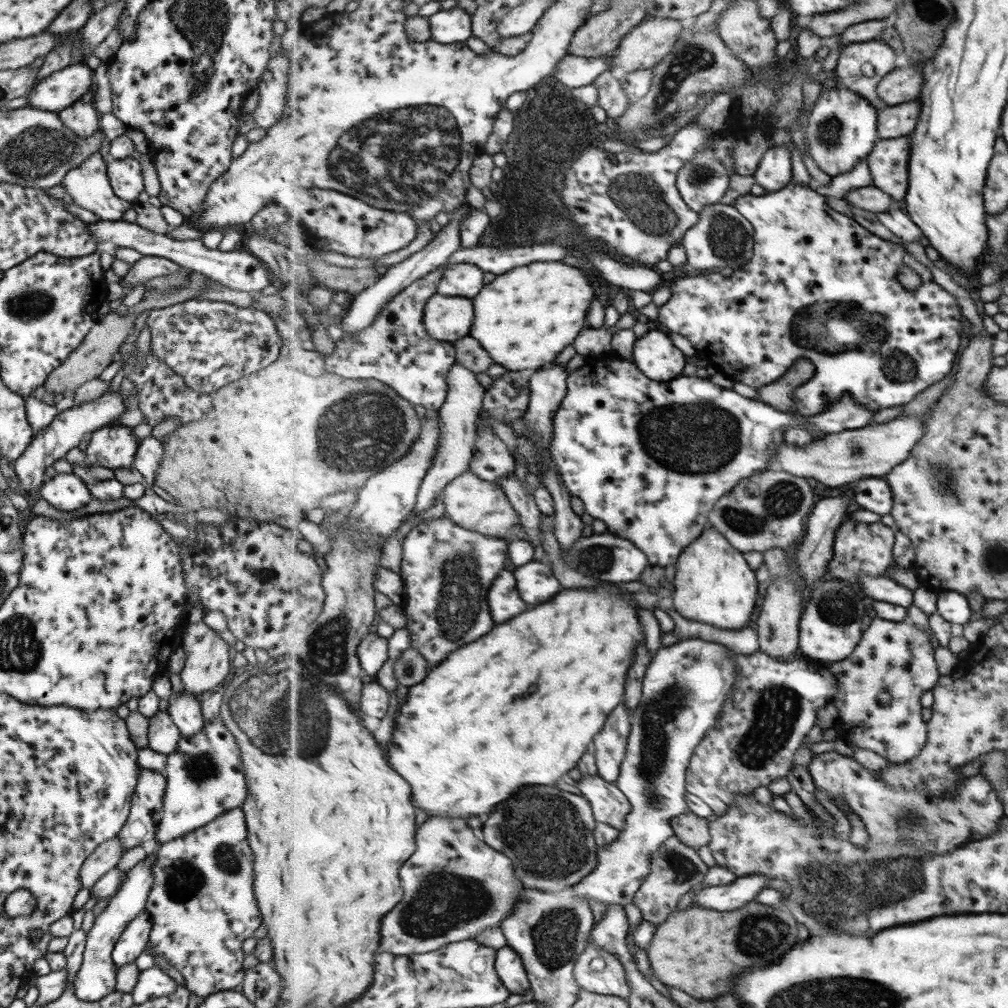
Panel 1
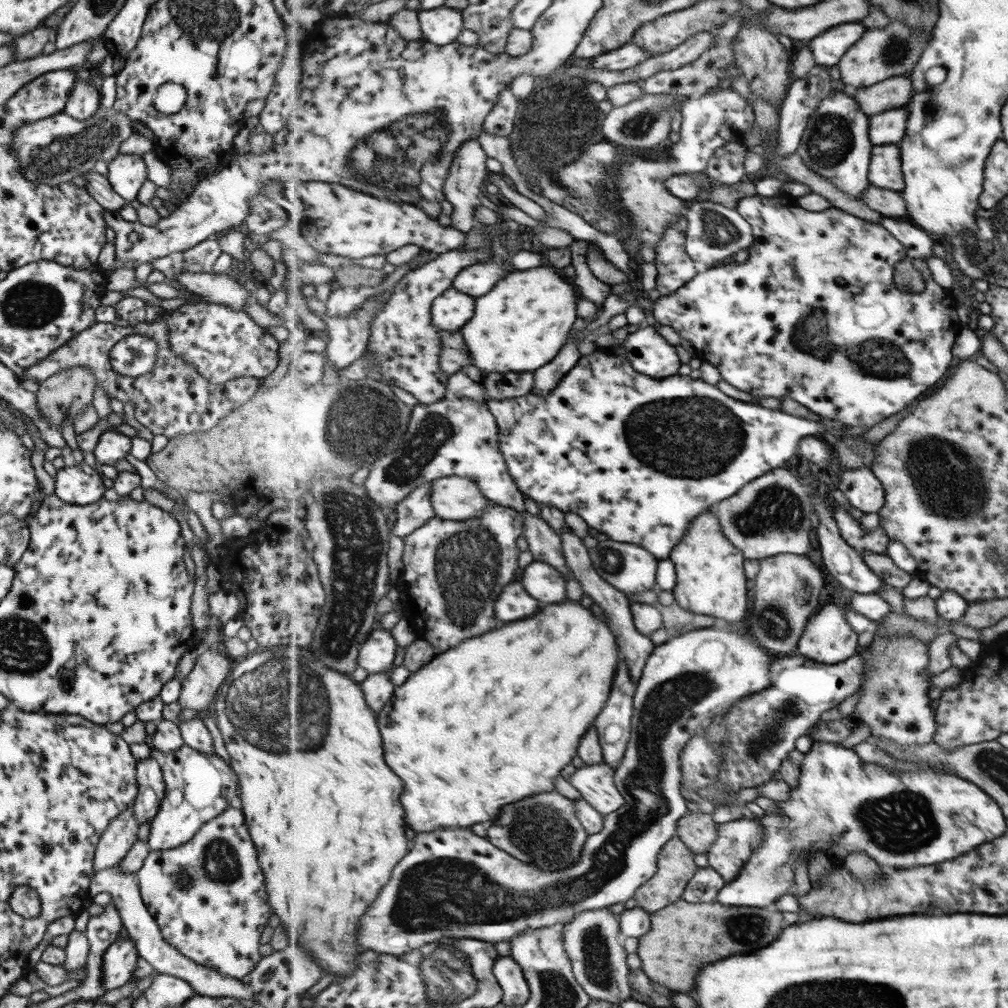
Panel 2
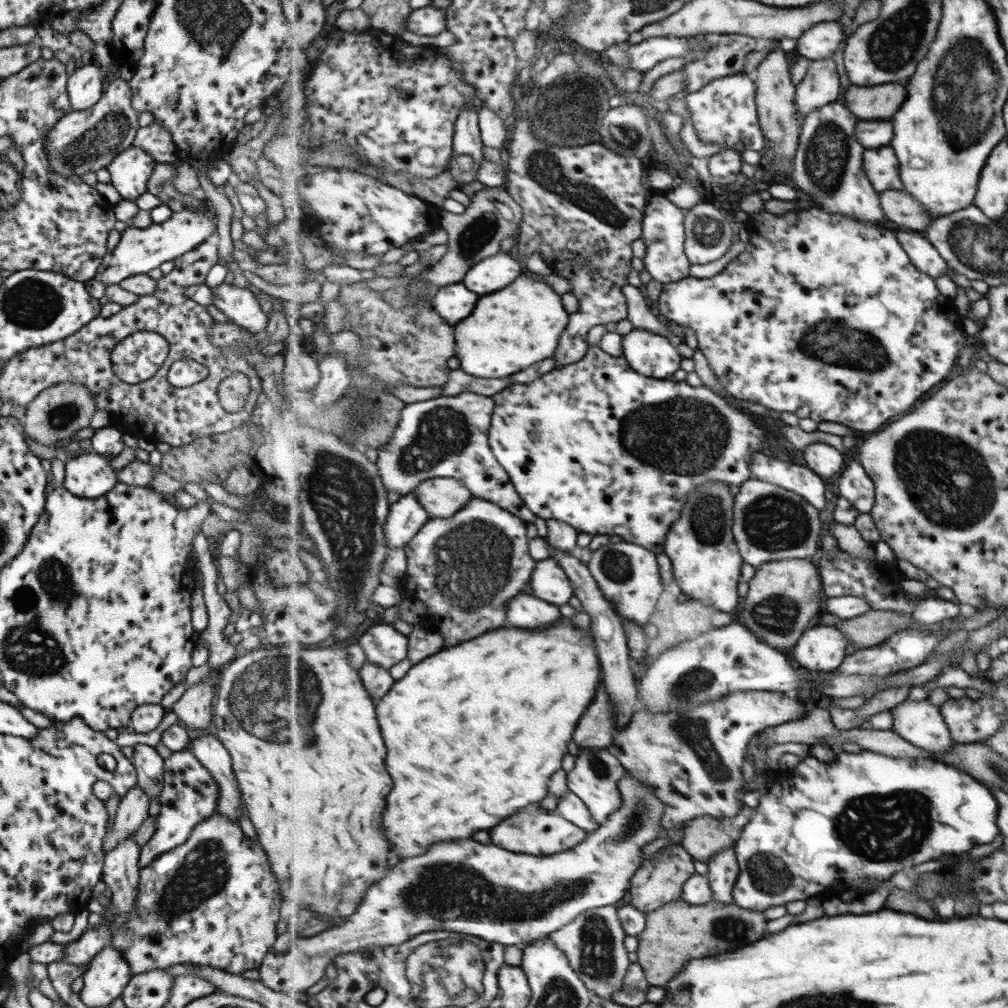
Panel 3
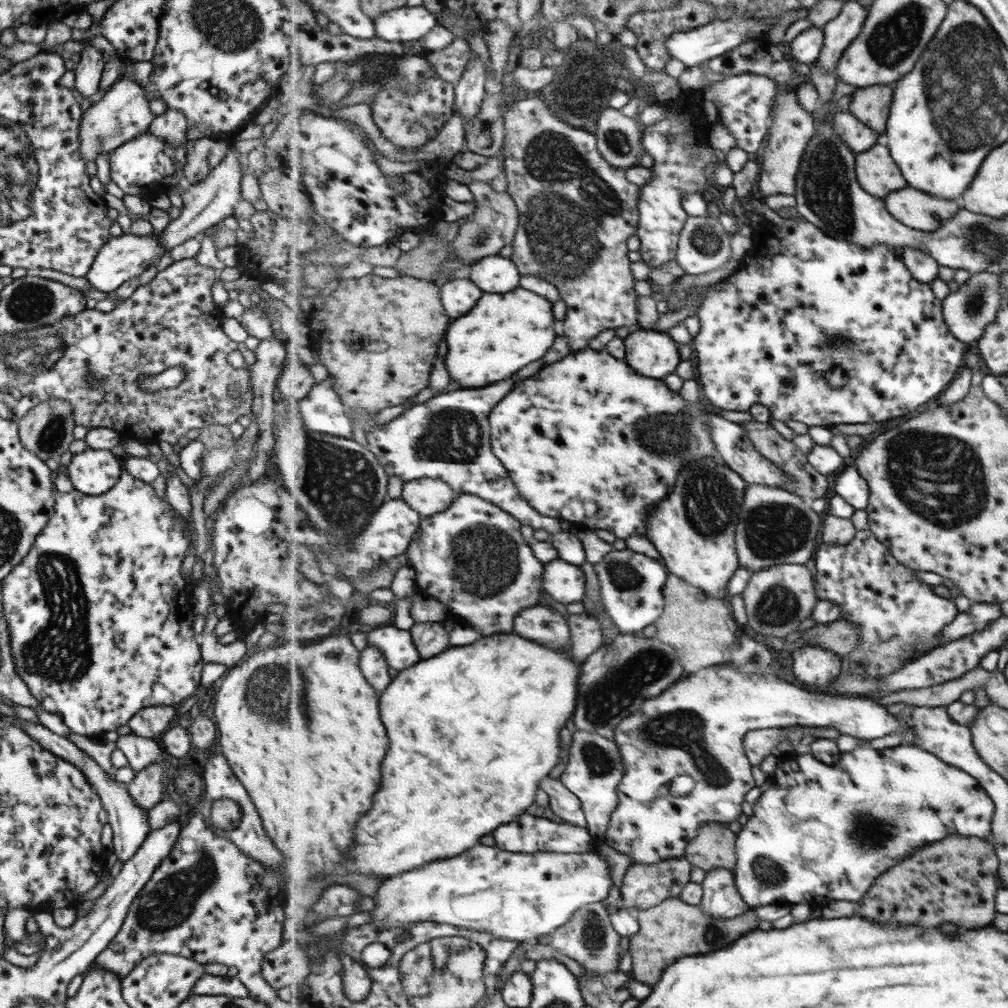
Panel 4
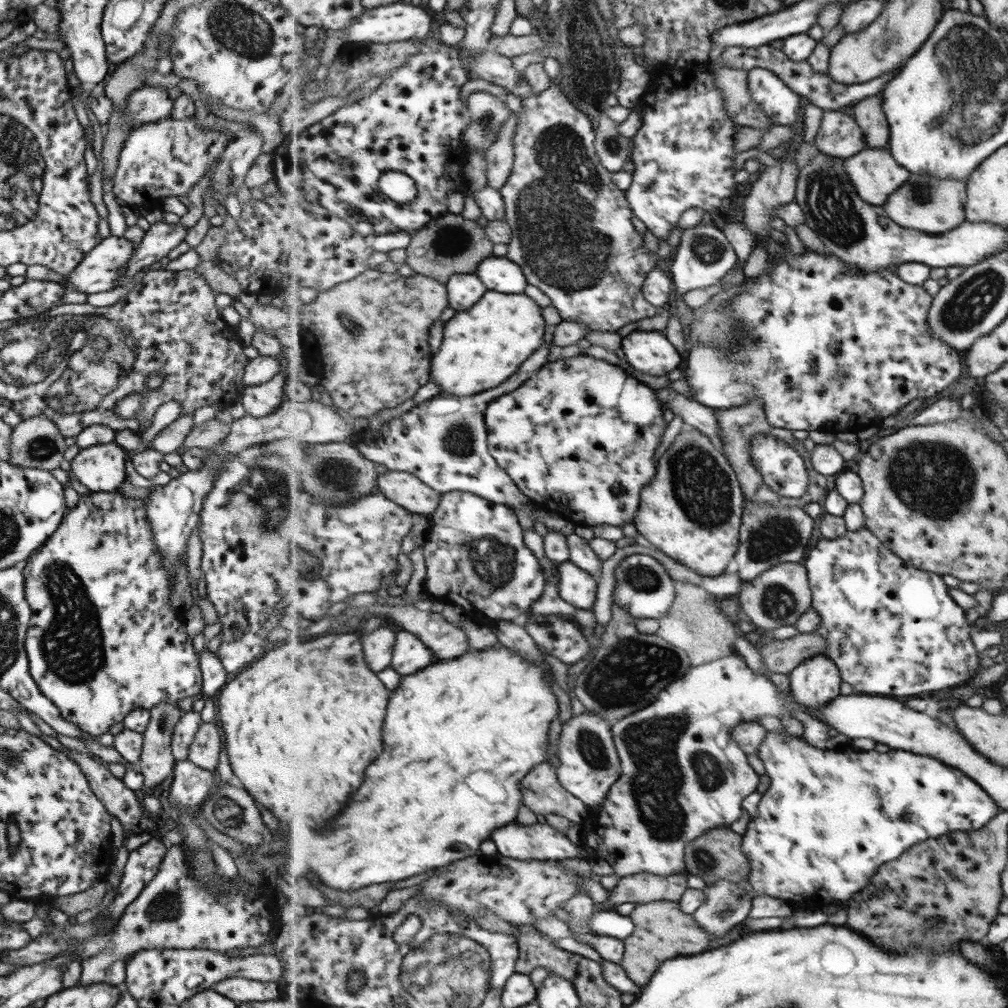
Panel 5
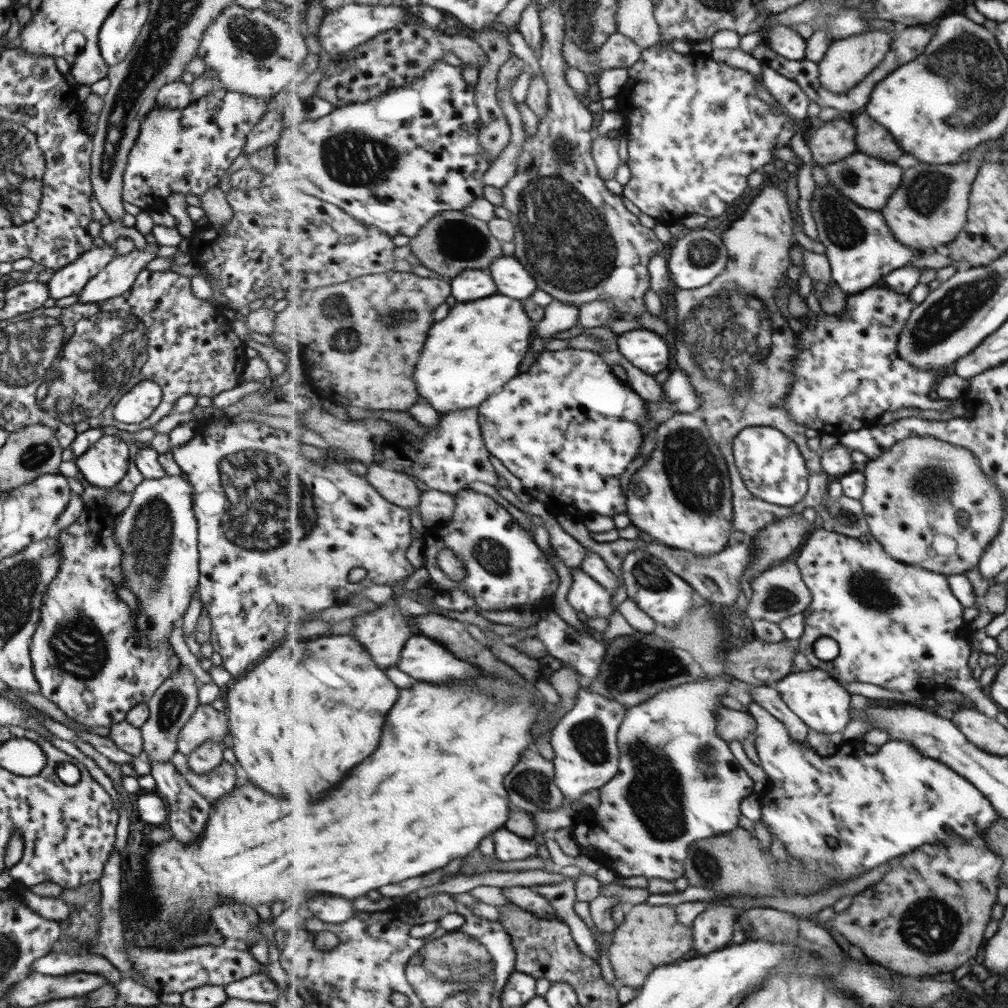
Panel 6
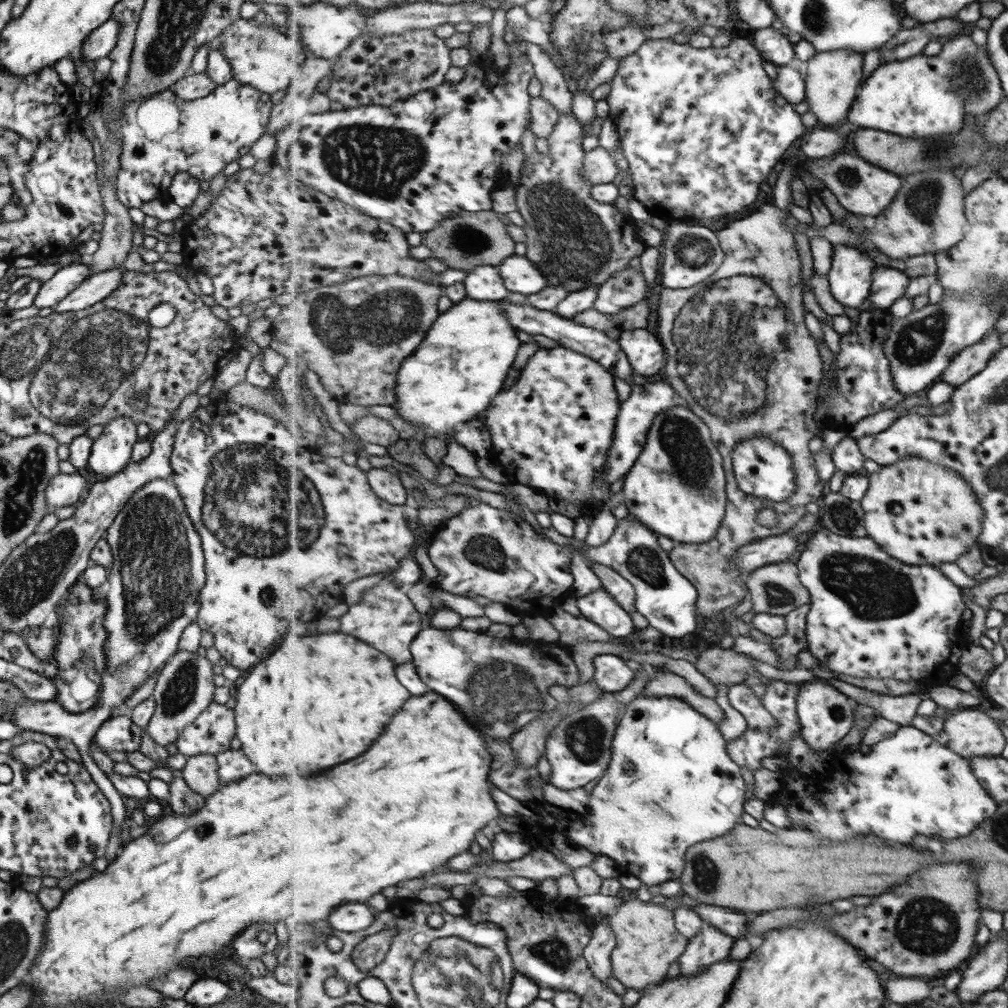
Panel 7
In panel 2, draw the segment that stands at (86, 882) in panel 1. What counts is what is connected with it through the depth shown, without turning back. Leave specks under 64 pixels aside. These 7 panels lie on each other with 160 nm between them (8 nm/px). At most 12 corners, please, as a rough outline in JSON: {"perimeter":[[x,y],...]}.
{"perimeter":[[132,805],[99,838],[93,874],[118,864],[137,841]]}

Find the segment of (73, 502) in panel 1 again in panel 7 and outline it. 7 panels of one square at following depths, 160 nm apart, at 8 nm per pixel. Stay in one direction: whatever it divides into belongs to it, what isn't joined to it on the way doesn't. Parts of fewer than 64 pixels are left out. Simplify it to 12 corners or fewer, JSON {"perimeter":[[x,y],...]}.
{"perimeter":[[129,415],[117,416],[92,440],[84,472],[121,472],[139,440]]}

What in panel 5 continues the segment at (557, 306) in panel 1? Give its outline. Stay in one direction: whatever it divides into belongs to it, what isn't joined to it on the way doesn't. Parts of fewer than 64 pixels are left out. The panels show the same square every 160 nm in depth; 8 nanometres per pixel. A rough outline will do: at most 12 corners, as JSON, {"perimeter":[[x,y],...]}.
{"perimeter":[[488,290],[445,323],[433,381],[496,389],[546,343],[542,306]]}

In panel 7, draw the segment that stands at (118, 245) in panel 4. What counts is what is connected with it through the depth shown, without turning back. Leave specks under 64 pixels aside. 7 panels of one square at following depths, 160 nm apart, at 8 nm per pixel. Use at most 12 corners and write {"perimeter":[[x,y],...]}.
{"perimeter":[[86,262],[59,268],[31,305],[57,305],[88,276]]}

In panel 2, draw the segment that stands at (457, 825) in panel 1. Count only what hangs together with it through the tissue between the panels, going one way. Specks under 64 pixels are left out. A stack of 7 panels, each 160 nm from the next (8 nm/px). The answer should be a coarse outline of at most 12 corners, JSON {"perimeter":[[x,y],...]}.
{"perimeter":[[715,626],[656,647],[580,861],[417,834],[362,950],[511,942],[634,898],[689,810],[697,731],[772,685]]}

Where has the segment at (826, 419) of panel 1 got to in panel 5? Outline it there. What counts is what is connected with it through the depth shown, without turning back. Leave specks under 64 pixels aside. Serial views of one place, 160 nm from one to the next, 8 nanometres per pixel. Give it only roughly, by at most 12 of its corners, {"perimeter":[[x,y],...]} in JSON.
{"perimeter":[[546,363],[490,453],[577,524],[635,523],[667,432],[621,366]]}

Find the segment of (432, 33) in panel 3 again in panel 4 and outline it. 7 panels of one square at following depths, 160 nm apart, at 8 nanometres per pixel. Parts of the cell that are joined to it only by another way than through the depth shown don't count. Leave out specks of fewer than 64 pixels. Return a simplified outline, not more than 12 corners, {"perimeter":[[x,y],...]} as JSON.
{"perimeter":[[422,5],[375,18],[375,36],[405,44],[427,37],[437,16]]}

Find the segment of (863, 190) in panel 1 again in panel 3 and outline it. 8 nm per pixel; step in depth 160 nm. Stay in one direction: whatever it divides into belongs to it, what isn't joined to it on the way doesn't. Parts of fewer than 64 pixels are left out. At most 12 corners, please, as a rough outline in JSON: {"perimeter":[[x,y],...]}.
{"perimeter":[[904,190],[880,201],[899,228],[925,233],[935,220],[923,202]]}

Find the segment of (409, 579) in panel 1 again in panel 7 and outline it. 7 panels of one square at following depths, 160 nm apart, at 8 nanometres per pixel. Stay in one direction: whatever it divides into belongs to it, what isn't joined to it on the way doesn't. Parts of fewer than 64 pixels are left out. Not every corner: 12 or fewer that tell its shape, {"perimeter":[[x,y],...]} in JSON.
{"perimeter":[[472,499],[428,549],[438,588],[513,610],[570,594],[571,545]]}

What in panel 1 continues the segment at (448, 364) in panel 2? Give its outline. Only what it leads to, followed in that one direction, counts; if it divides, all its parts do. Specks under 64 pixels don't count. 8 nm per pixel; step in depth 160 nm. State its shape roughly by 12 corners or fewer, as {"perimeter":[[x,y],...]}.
{"perimeter":[[470,334],[453,344],[456,363],[475,374],[495,364]]}

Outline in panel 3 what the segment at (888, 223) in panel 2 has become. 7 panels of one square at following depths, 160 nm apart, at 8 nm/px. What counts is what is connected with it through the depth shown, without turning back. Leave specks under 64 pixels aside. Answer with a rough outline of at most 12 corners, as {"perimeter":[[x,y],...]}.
{"perimeter":[[895,232],[913,265],[934,279],[949,266],[925,233]]}

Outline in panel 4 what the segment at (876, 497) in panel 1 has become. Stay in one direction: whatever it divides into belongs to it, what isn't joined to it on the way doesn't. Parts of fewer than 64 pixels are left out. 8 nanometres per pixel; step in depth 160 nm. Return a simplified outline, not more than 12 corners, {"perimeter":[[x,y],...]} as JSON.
{"perimeter":[[854,464],[834,491],[856,510],[869,505],[870,484]]}

